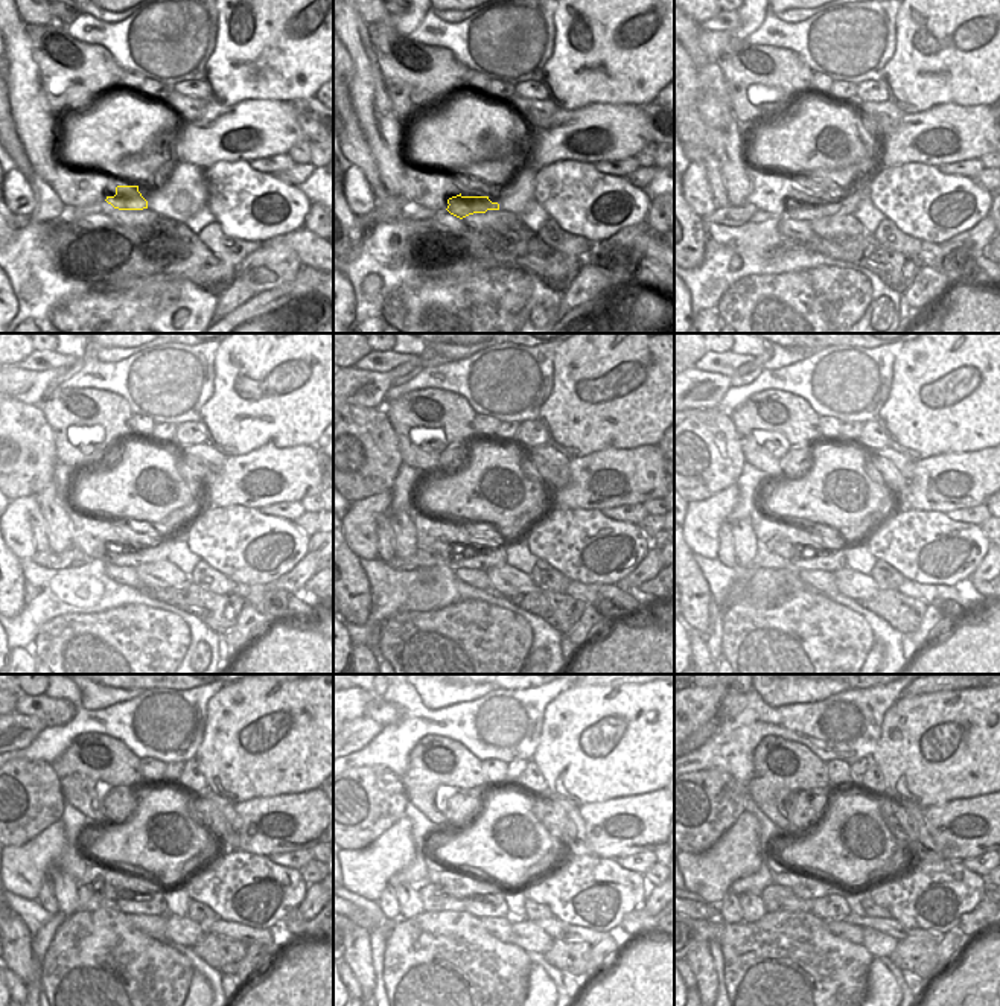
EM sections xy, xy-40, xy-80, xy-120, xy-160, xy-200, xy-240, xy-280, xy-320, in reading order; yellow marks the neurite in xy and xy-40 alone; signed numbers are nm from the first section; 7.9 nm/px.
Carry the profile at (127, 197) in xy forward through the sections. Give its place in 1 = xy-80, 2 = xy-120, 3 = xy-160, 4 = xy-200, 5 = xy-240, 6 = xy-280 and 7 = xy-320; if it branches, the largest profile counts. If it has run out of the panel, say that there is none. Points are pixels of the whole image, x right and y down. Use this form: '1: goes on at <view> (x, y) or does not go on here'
1: goes on at xy-80 (819, 209)
2: goes on at xy-120 (146, 553)
3: goes on at xy-160 (492, 556)
4: goes on at xy-200 (830, 560)
5: goes on at xy-240 (130, 903)
6: goes on at xy-280 (495, 904)
7: goes on at xy-320 (830, 907)

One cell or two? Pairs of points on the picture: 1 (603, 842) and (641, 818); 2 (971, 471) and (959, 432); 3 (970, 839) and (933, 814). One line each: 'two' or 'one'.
1: one
2: two
3: one

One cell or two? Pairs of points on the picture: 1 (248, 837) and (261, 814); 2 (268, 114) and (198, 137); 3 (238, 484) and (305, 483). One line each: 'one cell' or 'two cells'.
1: one cell
2: one cell
3: one cell

